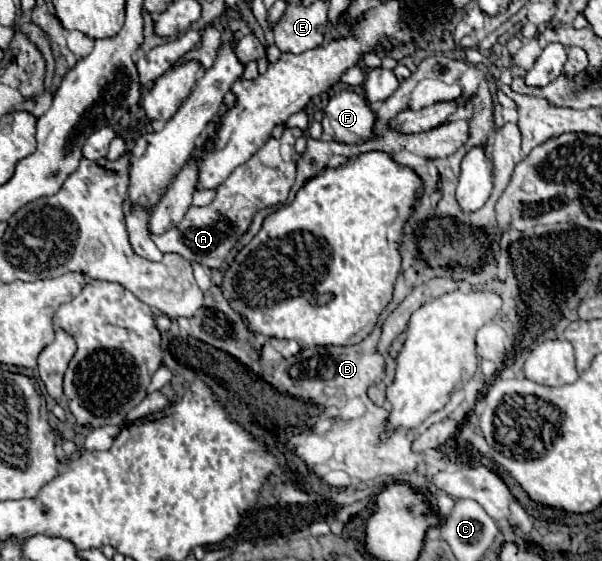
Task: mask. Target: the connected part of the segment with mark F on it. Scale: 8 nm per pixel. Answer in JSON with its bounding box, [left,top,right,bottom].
[322,90,376,144]

